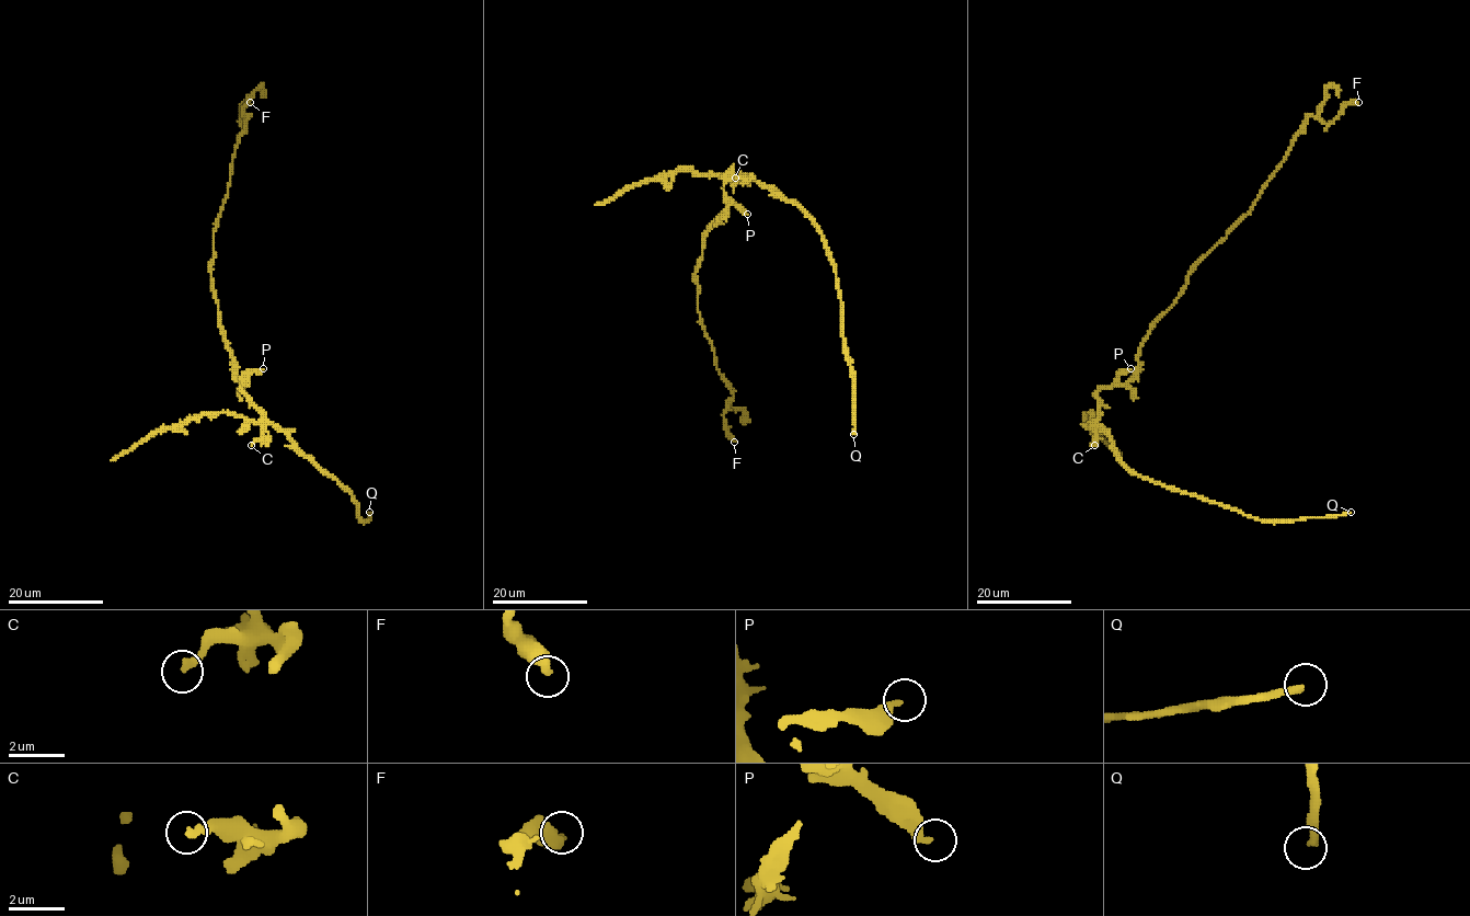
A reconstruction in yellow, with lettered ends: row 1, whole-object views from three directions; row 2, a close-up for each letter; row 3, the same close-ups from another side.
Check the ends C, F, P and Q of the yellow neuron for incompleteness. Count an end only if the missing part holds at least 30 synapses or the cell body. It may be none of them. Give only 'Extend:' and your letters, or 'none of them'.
Extend: Q

